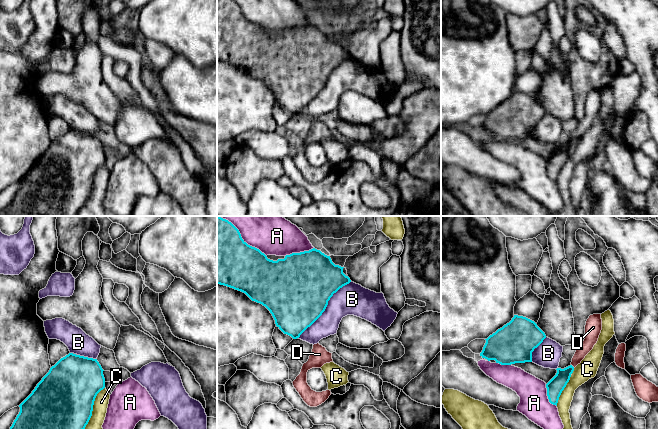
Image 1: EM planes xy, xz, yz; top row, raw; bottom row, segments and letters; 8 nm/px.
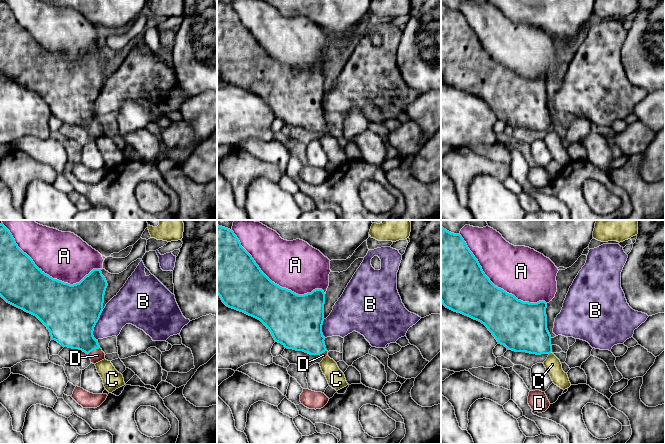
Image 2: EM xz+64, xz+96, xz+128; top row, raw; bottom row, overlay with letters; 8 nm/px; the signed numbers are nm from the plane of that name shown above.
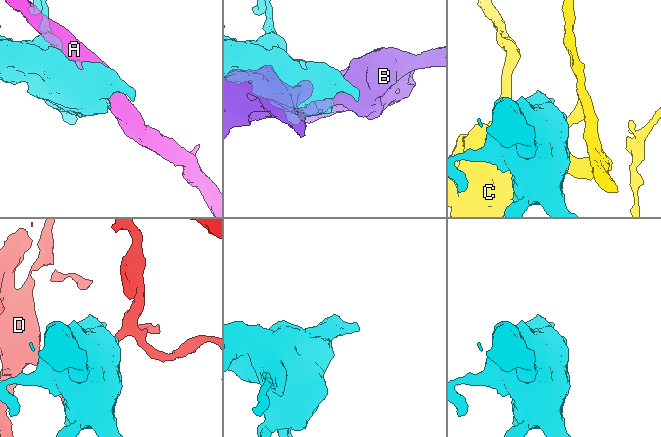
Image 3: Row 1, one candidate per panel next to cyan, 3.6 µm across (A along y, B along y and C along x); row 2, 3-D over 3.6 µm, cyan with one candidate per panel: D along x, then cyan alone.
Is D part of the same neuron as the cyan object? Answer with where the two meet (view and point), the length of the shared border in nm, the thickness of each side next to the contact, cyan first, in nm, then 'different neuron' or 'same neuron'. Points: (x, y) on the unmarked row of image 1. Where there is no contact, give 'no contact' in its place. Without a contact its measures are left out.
yz (572, 142) | 40 nm | 140/100 nm | same neuron

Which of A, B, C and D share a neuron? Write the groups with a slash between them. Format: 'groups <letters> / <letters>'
groups A / B / C / D

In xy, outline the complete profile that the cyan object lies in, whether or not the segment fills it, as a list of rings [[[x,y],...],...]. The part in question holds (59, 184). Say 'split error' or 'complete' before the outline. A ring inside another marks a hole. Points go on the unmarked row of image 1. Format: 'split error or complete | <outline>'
complete | [[[73,129],[61,134],[19,181],[20,188],[7,207],[8,216],[76,216],[92,192],[97,170],[105,164],[103,147],[97,135]]]

